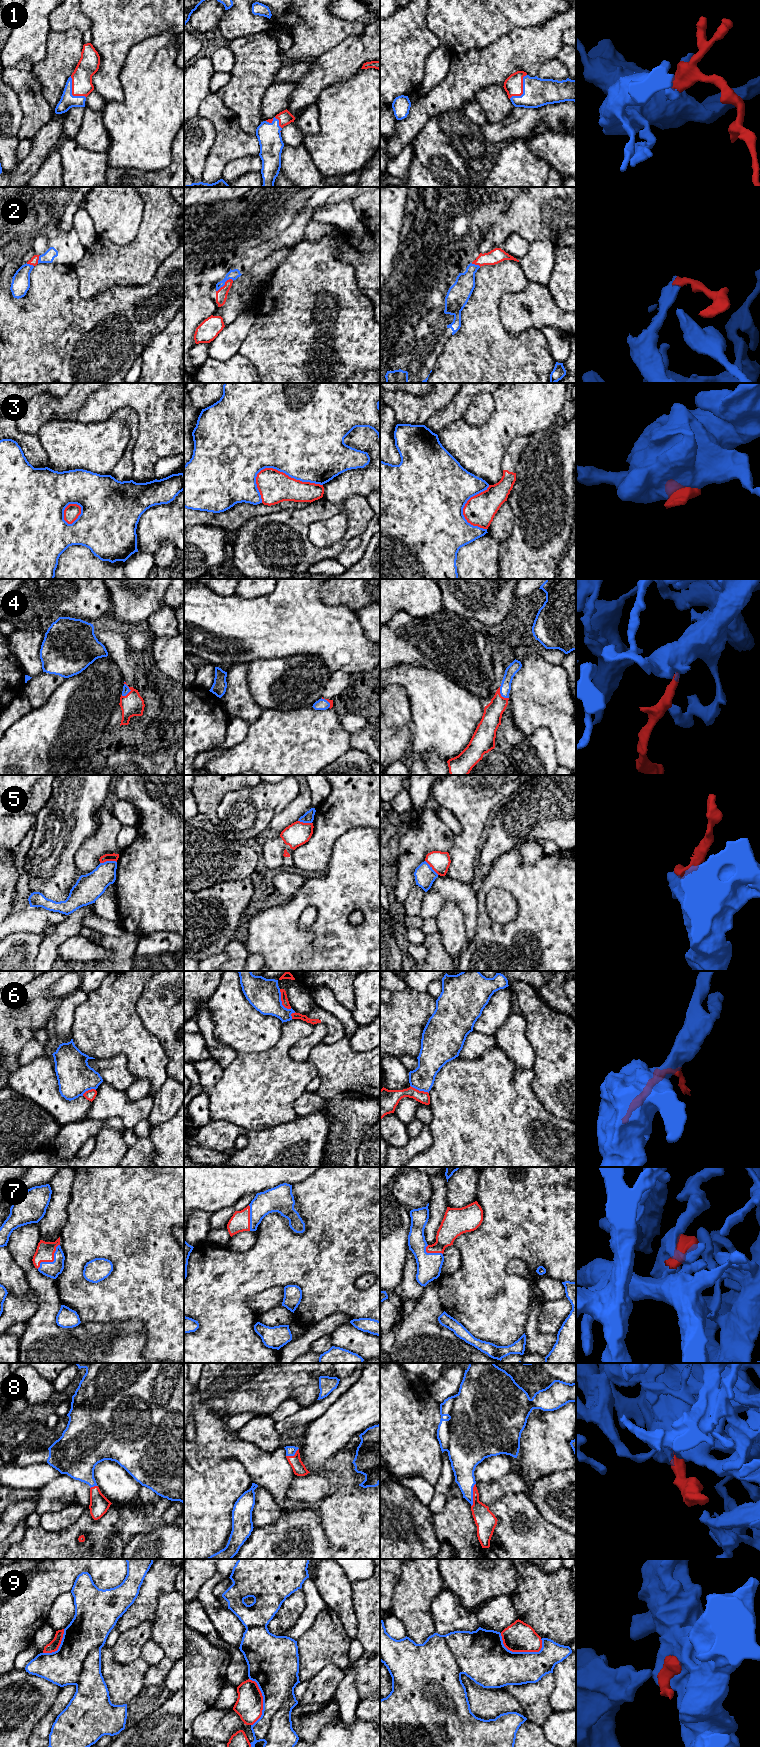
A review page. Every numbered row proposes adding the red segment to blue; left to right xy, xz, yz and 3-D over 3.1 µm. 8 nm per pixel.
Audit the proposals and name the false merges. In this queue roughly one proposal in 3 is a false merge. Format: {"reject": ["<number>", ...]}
{"reject": ["3", "5", "6", "9"]}

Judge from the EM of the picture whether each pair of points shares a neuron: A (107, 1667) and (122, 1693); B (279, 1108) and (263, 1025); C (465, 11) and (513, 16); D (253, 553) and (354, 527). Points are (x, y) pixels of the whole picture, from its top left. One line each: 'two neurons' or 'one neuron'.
A: one neuron
B: two neurons
C: one neuron
D: one neuron

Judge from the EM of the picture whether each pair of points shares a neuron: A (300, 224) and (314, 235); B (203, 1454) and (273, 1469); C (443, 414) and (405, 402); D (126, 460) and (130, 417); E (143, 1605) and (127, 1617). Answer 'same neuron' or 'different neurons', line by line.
A: different neurons
B: same neuron
C: different neurons
D: same neuron
E: same neuron

